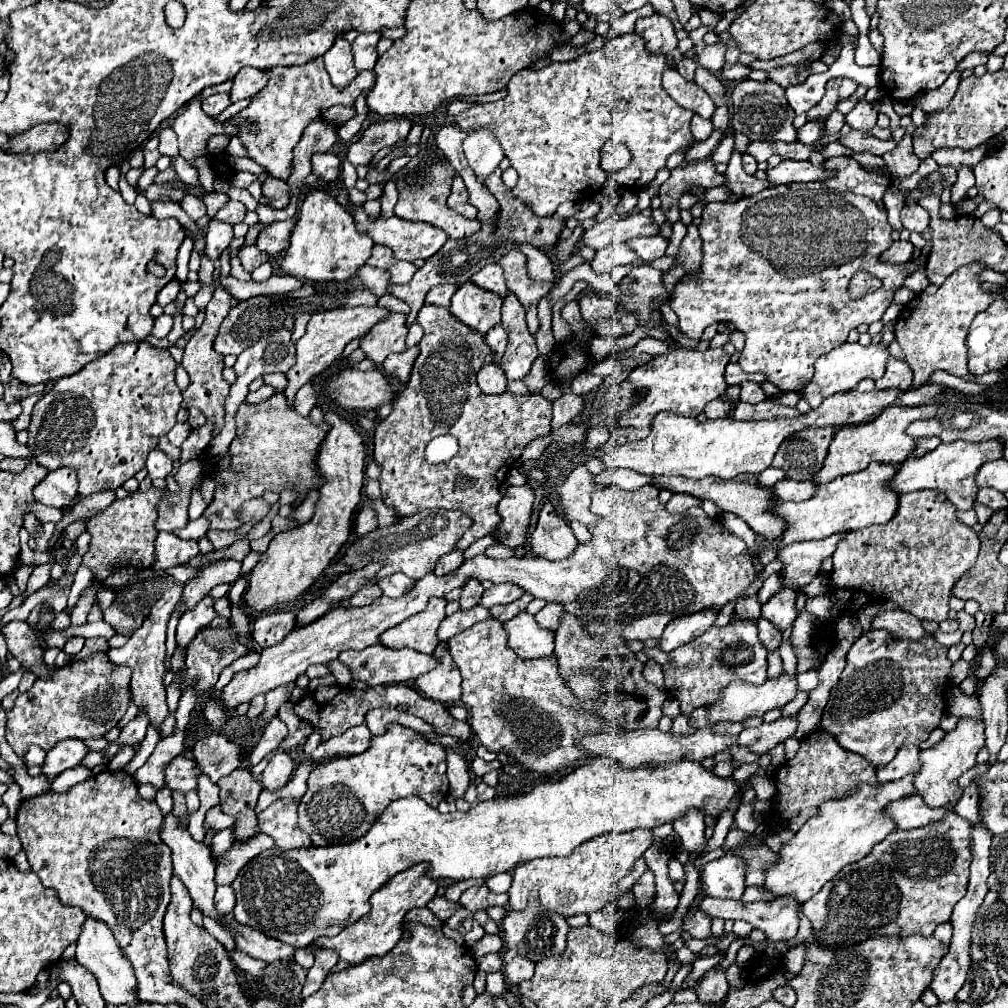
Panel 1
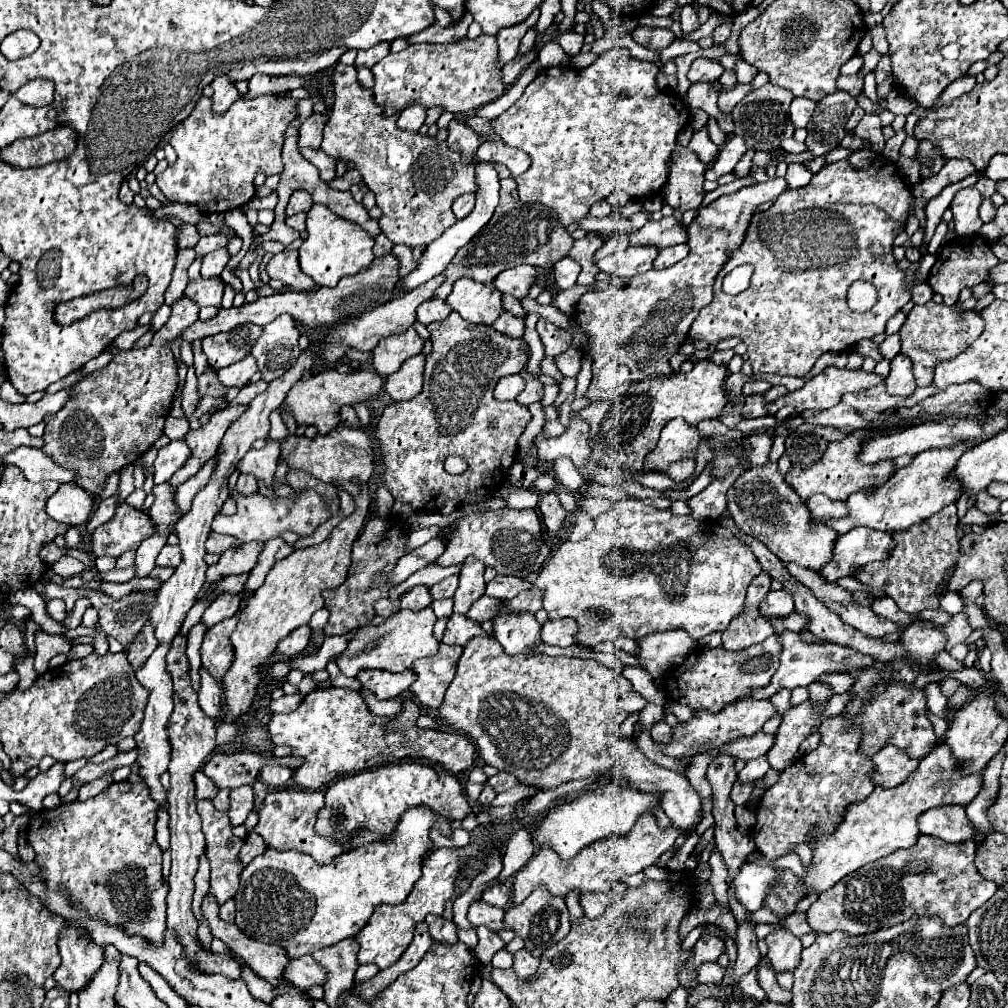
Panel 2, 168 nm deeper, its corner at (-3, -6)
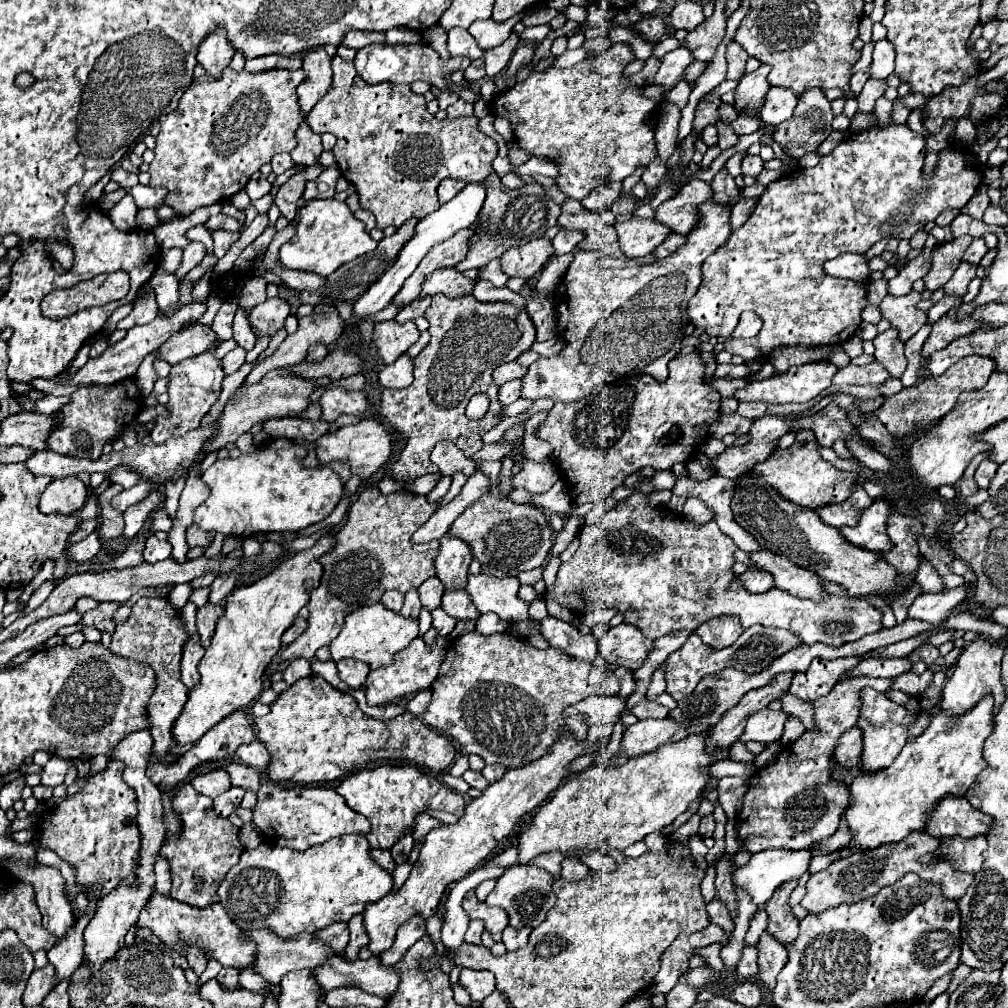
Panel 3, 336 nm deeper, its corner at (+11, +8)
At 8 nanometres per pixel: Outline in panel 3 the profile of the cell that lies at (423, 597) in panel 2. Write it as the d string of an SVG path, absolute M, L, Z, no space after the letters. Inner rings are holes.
M416 588L408 590L408 592L404 594L404 606L402 606L400 612L404 612L404 616L418 616L418 614L420 614L420 608L422 608L422 604L420 604L420 600L418 600Z

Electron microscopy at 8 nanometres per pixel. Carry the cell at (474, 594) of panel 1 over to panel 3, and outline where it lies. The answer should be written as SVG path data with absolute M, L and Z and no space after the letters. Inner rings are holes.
M442 536L440 538L440 552L436 556L436 576L444 584L446 592L464 590L468 582L468 566L472 562L472 552L468 544L458 538Z

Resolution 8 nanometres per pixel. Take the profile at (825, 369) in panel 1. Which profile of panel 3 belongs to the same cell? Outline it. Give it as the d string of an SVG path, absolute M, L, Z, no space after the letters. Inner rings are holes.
M808 362L802 366L792 366L788 372L784 372L782 376L772 376L768 380L760 380L760 382L750 382L746 388L736 390L736 398L740 402L756 402L762 400L766 404L788 404L788 402L810 402L812 398L816 398L818 394L822 394L830 384L832 384L832 376L838 372L840 368L830 364L830 362Z

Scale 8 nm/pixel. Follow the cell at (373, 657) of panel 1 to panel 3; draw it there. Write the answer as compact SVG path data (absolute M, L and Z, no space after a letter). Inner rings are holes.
M350 658L338 662L338 674L350 688L362 686L364 680L368 678L368 672L370 672L370 668L364 662L356 662L356 660L350 660Z

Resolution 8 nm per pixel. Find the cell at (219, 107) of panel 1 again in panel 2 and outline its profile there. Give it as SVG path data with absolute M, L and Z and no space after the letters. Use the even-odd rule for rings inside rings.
M218 76L210 86L214 88L214 96L212 96L212 100L214 100L212 110L214 112L226 112L230 108L230 104L240 98L234 82L228 80L226 76Z

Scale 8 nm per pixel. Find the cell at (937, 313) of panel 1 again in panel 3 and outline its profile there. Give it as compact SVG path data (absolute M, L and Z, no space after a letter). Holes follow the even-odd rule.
M910 292L906 296L886 296L880 304L880 312L882 318L888 320L892 324L892 328L898 330L900 342L906 342L908 338L912 338L920 326L928 320L928 314L920 308L916 308L916 304L922 300L922 294L918 292Z

